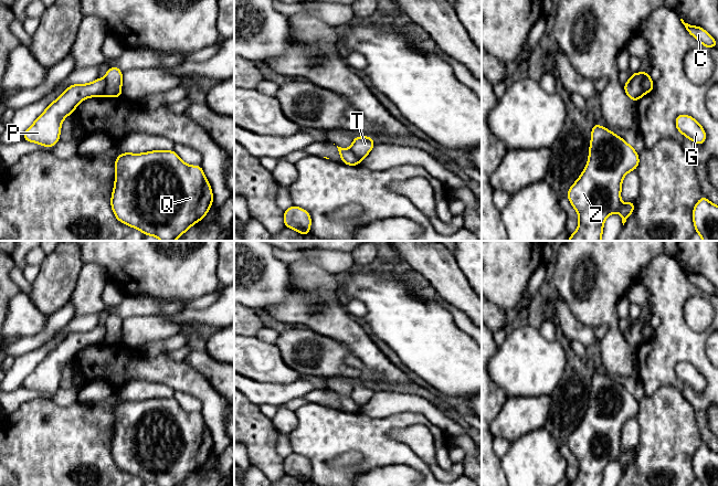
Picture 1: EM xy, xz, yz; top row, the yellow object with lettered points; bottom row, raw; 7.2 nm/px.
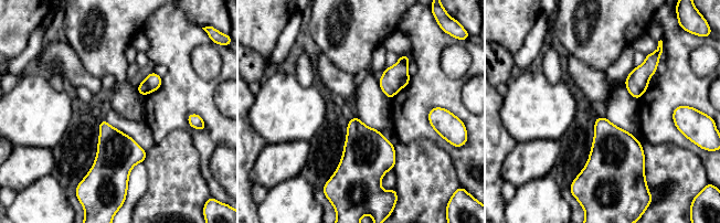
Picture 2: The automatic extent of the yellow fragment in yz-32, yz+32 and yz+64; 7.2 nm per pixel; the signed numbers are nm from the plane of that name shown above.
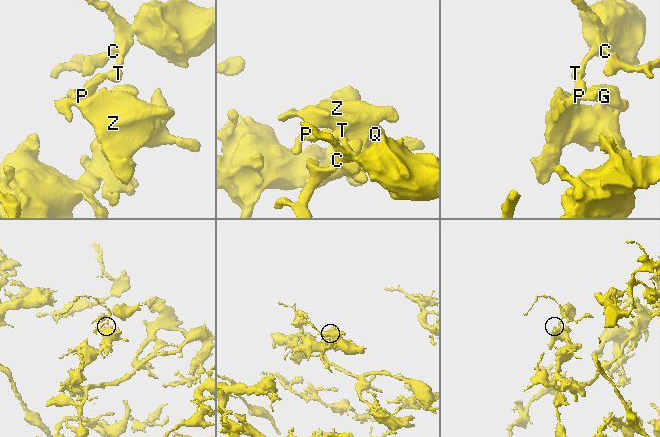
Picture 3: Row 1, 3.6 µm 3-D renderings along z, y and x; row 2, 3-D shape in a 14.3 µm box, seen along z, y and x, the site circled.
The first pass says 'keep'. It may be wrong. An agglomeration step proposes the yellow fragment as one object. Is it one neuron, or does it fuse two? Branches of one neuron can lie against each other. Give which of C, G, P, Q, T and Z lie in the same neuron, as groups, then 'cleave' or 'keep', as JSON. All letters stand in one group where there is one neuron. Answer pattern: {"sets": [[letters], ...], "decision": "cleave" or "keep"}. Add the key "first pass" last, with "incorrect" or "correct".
{"sets": [["C", "T"], ["G", "P", "Q", "Z"]], "decision": "cleave", "first pass": "incorrect"}

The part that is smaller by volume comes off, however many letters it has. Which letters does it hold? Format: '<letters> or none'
C, T

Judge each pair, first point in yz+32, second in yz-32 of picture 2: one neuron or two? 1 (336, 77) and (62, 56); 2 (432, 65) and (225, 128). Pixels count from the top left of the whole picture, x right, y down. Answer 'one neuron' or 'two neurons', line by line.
1: one neuron
2: one neuron

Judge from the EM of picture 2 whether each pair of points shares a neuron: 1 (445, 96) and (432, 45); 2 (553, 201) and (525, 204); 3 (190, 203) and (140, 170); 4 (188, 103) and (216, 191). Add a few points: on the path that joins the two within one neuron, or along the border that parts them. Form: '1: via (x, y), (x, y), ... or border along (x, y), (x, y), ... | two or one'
1: via (433, 84), (432, 57) | one
2: via (547, 204), (531, 204) | one
3: border along (145, 162), (147, 190), (139, 199) | two
4: via (212, 119), (212, 136), (205, 142), (205, 167) | one

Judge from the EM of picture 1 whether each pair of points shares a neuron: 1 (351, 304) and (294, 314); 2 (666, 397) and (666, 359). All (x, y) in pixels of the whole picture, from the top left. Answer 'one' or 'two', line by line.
1: two
2: two

